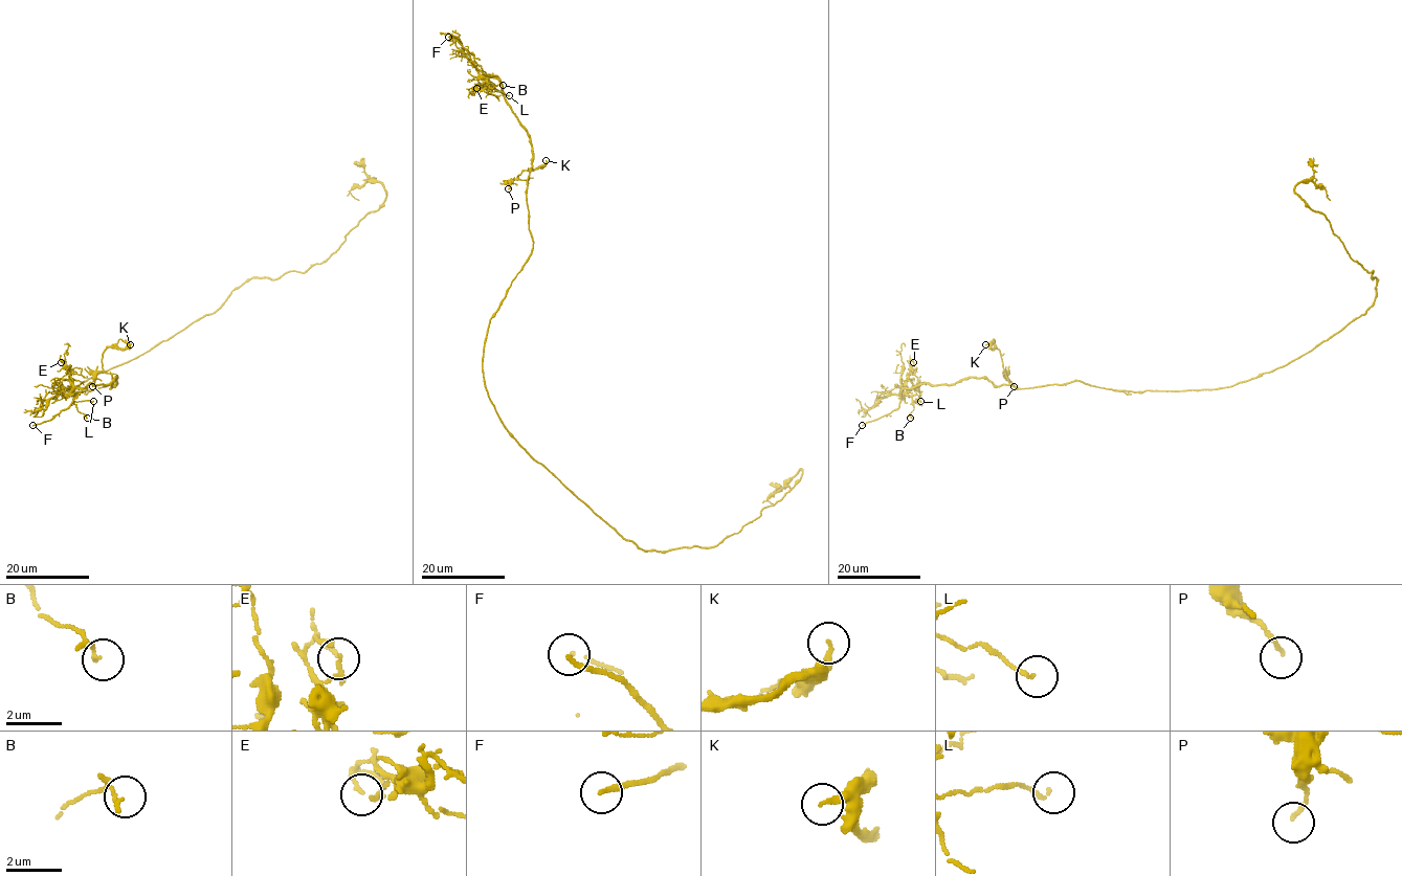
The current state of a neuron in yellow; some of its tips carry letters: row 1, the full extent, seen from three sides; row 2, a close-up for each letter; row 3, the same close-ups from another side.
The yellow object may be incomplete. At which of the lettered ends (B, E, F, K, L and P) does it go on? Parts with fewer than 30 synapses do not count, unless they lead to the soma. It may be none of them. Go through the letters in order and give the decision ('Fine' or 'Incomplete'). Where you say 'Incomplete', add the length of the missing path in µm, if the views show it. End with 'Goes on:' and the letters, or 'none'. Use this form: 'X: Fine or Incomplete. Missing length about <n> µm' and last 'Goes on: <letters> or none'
B: Fine
E: Fine
F: Incomplete. Missing length about 40 µm
K: Fine
L: Fine
P: Fine
Goes on: F

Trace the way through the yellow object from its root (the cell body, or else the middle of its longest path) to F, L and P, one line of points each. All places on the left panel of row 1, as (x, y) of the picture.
F: (95, 374), (66, 389), (117, 382), (110, 388), (115, 377), (89, 383), (53, 418), (32, 425)
L: (95, 374), (66, 389), (115, 380), (110, 388), (115, 377), (71, 390), (74, 401), (93, 401)
P: (95, 374), (66, 389), (90, 390), (117, 382), (110, 388), (111, 375), (98, 372), (92, 386)

